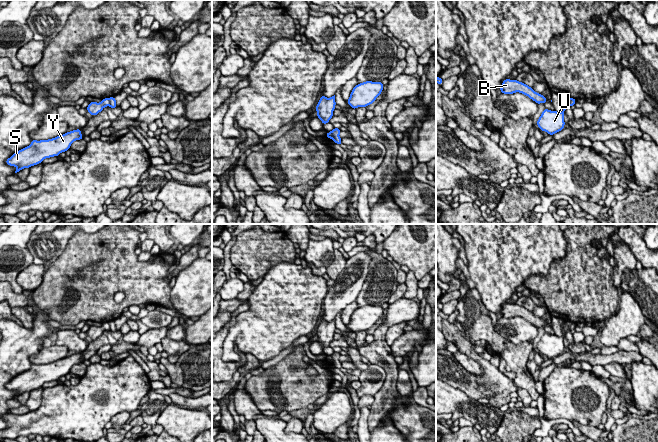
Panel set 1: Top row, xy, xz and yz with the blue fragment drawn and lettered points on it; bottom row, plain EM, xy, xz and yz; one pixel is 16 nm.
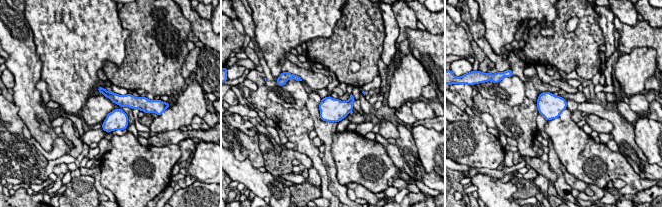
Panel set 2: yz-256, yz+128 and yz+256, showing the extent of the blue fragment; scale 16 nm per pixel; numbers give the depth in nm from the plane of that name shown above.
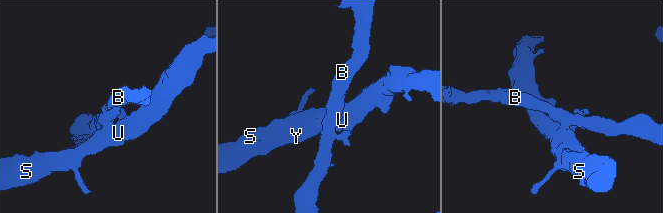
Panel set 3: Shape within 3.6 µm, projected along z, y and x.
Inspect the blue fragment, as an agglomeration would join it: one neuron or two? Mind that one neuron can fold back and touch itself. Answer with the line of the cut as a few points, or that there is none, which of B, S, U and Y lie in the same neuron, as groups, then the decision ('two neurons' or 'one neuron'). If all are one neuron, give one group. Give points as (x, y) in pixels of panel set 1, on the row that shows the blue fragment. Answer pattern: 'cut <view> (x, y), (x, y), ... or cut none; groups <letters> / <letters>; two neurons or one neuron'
cut xy (108, 98), (110, 105); groups B / S U Y; two neurons

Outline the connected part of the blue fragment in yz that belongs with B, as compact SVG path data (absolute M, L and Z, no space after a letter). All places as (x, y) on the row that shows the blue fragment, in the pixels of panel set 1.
M505 79L502 82L500 92L504 94L513 94L516 92L522 93L528 96L530 99L535 101L537 104L544 103L547 101L546 97L540 93L535 92L532 87L519 82L518 80Z

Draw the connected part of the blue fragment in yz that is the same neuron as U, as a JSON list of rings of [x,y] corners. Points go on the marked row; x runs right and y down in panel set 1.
[[[565,98],[565,104],[562,105],[562,112],[557,112],[555,110],[550,111],[545,108],[537,121],[540,130],[547,132],[549,135],[554,135],[564,129],[564,112],[567,107],[570,107],[571,100],[573,100],[573,98]]]

